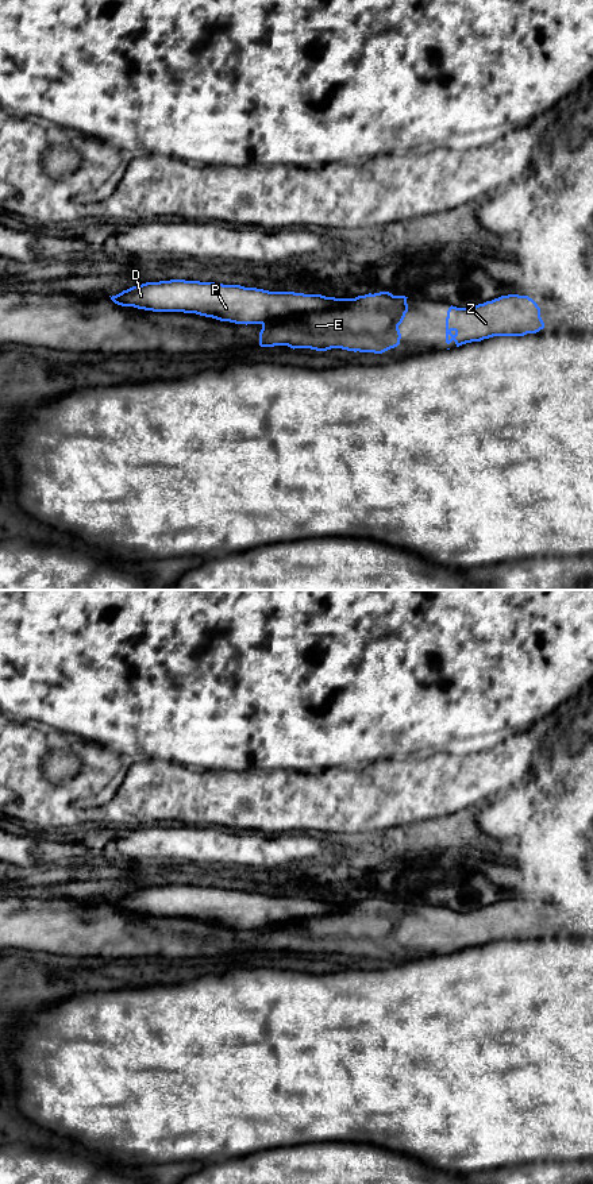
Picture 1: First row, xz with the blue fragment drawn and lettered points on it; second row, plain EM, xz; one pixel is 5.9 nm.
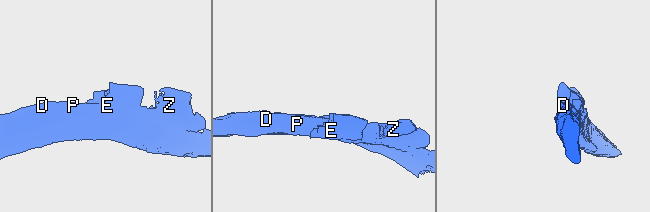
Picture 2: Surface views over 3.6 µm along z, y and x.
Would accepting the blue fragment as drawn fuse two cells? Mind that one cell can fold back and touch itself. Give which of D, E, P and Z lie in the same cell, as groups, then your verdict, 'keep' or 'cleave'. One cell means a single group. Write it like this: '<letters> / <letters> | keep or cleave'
D P / E Z | cleave

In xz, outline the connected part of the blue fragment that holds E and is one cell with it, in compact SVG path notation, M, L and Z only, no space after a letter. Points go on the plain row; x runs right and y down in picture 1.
M389 896L369 898L355 903L338 903L339 909L334 913L270 925L262 929L259 950L288 950L293 954L311 953L316 956L342 953L354 957L382 959L400 949L398 930L408 917L407 903L405 900L393 900Z

